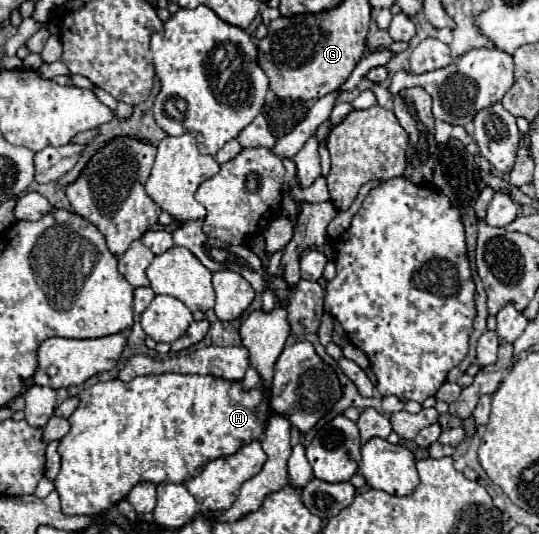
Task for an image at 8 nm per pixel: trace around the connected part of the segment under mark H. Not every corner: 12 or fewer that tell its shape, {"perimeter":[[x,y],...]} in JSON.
{"perimeter":[[295,342],[263,386],[97,382],[59,440],[65,516],[101,518],[149,468],[183,484],[265,432],[309,432],[337,372]]}

